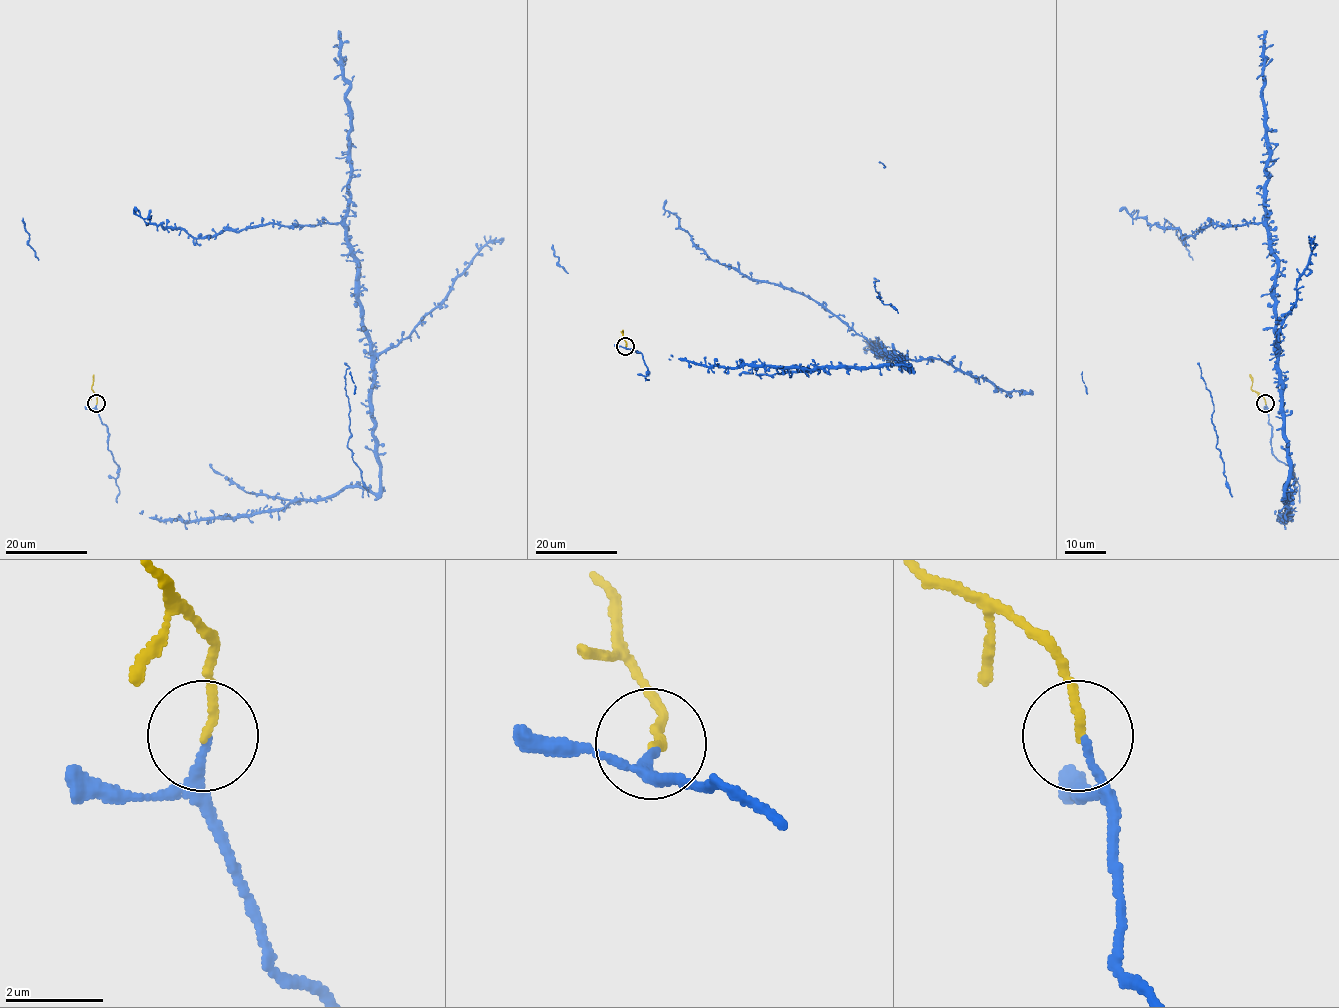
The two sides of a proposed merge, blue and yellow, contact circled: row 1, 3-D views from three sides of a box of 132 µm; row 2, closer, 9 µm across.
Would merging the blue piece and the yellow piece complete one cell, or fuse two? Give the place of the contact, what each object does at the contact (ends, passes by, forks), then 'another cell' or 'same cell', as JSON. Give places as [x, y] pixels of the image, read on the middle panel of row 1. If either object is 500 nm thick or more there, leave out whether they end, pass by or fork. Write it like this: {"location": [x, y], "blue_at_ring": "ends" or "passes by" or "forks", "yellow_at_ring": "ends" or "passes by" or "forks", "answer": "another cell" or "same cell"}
{"location": [625, 346], "blue_at_ring": "ends", "yellow_at_ring": "ends", "answer": "same cell"}

